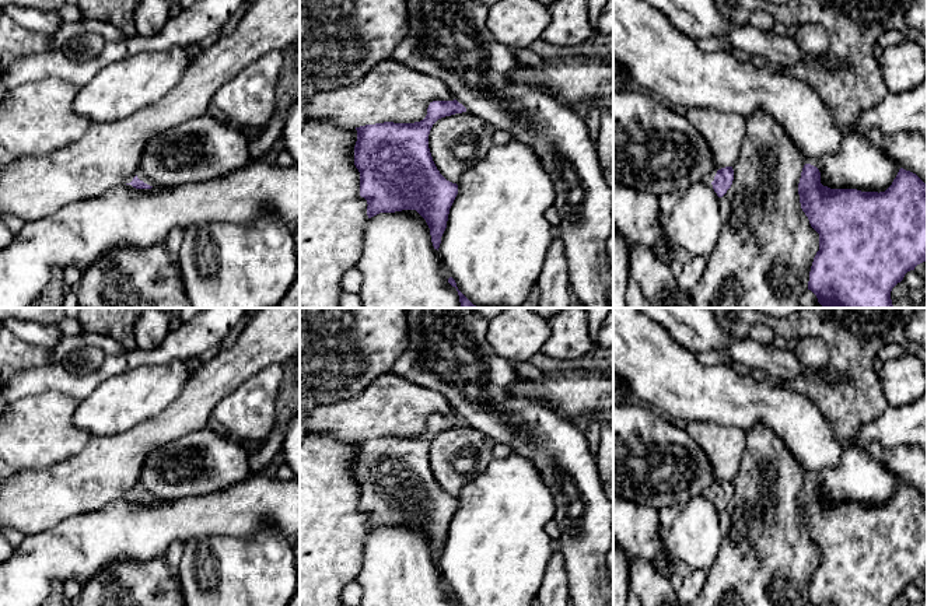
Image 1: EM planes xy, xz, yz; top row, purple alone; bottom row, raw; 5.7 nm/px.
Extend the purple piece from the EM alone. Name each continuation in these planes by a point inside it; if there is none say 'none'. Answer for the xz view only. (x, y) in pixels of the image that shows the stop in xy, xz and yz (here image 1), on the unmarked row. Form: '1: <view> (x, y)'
none

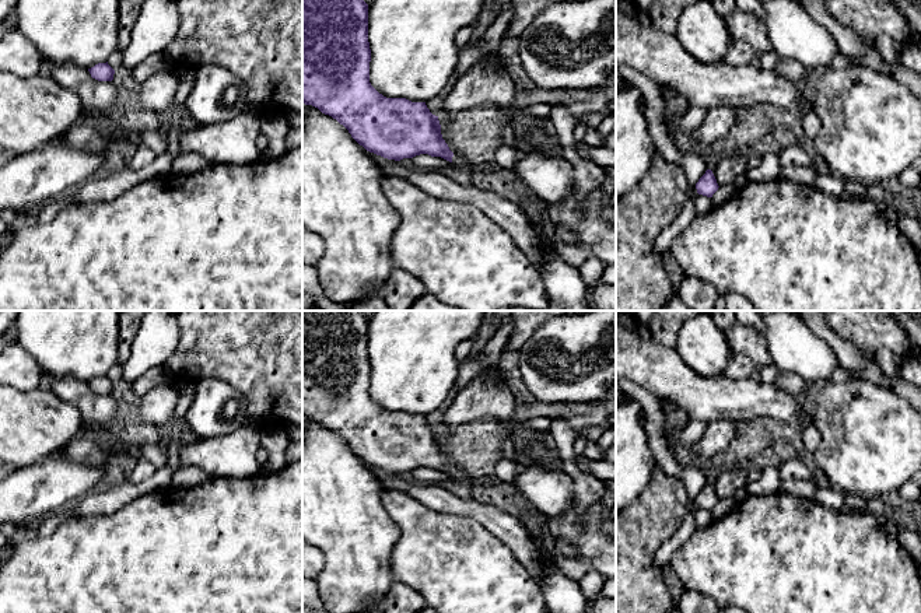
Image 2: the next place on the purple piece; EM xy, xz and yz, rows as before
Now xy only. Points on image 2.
none

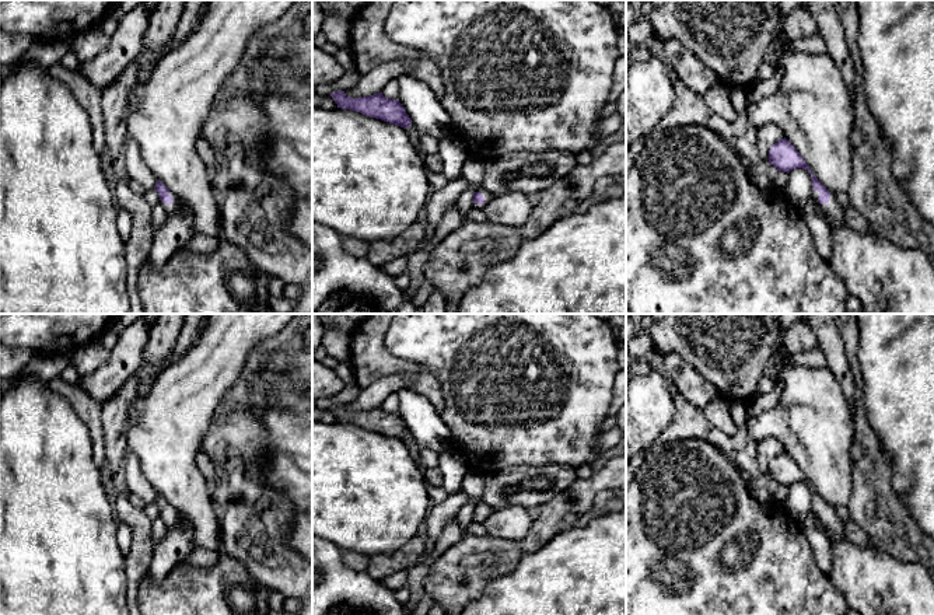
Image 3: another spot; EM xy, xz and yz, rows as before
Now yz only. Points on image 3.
1: yz (835, 527)

